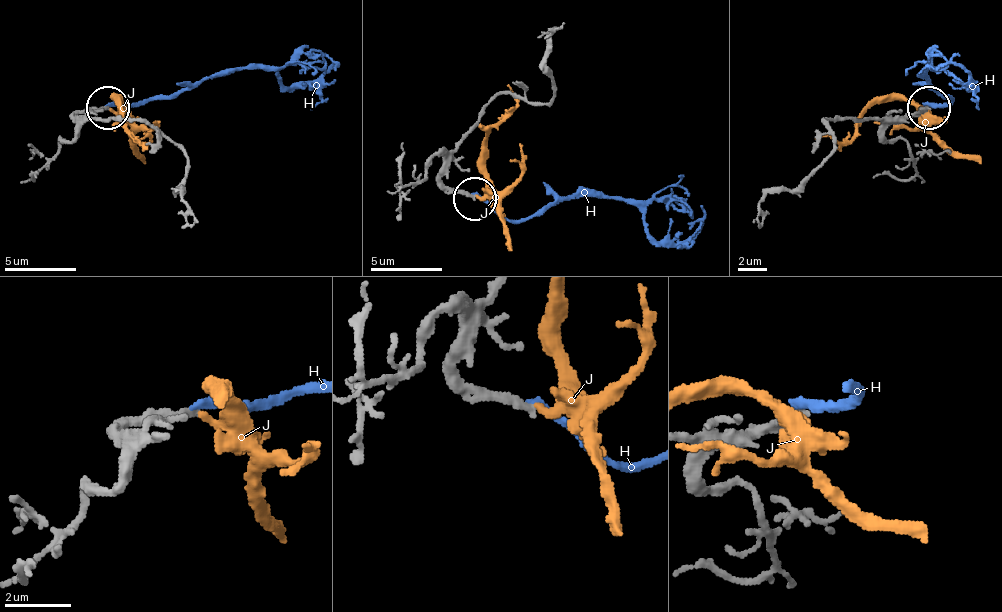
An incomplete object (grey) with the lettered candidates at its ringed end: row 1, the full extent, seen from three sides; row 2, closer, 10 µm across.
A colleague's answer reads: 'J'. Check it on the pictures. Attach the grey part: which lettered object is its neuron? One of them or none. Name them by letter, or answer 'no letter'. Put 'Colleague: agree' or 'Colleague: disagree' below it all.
no letter
Colleague: disagree

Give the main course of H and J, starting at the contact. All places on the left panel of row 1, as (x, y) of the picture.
H: (103, 107), (143, 100), (164, 100), (207, 78), (243, 68), (272, 68), (290, 86), (336, 78)
J: (107, 107), (118, 107), (118, 100), (129, 132), (143, 143), (150, 139), (143, 139)

